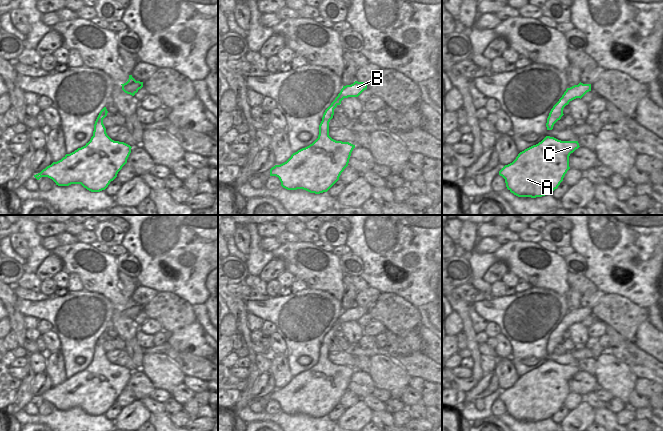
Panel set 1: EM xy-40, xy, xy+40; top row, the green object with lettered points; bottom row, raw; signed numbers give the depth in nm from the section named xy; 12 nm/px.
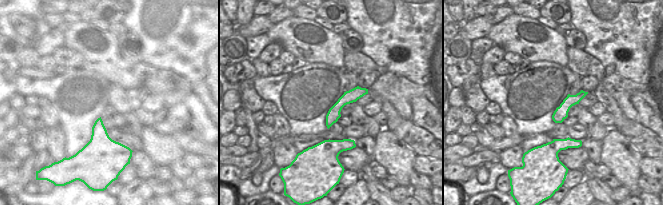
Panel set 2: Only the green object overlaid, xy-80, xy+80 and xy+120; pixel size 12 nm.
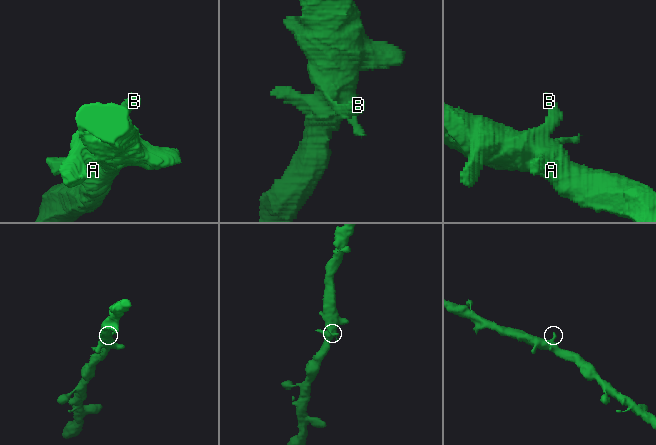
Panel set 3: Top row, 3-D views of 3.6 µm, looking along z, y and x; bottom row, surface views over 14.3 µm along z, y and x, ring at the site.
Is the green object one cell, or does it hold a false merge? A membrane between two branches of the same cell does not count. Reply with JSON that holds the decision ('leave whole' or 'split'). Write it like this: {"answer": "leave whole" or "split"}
{"answer": "leave whole"}

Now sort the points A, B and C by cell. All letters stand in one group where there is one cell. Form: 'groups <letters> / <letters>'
groups A B C

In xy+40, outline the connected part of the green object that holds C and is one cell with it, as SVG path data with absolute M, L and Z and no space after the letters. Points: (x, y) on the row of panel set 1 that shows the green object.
M546 136L541 142L520 152L516 159L505 165L499 175L505 179L507 189L518 197L542 197L558 188L569 167L569 156L578 149L578 141L561 141Z

